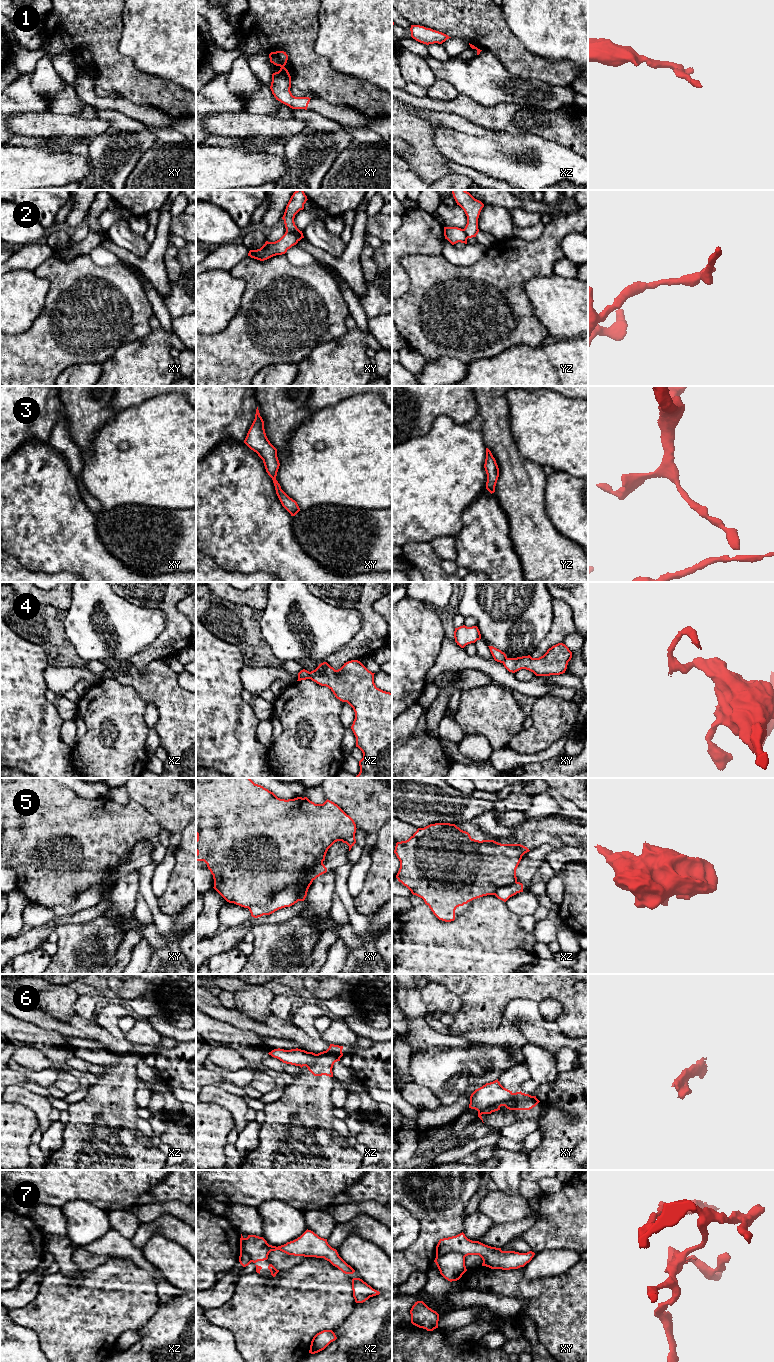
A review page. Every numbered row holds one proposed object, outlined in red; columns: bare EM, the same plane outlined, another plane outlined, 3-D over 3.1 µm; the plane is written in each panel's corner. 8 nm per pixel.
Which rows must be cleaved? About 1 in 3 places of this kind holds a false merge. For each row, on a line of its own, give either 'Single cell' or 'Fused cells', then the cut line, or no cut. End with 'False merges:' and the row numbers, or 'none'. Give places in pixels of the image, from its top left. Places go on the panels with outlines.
1: Fused cells. Split along xy (281, 66), (283, 67)
2: Fused cells. Split along xy (286, 229), (295, 232), (301, 231)
3: Single cell. No split
4: Fused cells. Split along xz (308, 672), (310, 678)
5: Fused cells. Split along xy (322, 861), (267, 905), (248, 908)
6: Fused cells. Split along xy (512, 1093), (507, 1099), (486, 1106), (478, 1111)
7: Fused cells. Split along xy (436, 1255), (460, 1252), (465, 1256)
False merges: 1, 2, 4, 5, 6, 7

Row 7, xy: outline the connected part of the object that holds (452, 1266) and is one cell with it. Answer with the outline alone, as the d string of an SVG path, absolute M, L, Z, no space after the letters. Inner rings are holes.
M450 1252L443 1256L436 1256L436 1263L440 1274L448 1281L457 1281L467 1271L465 1256L461 1253Z

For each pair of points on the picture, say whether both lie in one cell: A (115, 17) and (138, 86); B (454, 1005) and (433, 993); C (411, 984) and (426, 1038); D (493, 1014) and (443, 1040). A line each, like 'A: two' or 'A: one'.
A: one
B: one
C: one
D: two

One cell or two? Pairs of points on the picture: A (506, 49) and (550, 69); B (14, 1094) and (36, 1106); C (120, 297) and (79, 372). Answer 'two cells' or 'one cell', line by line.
A: one cell
B: one cell
C: two cells

